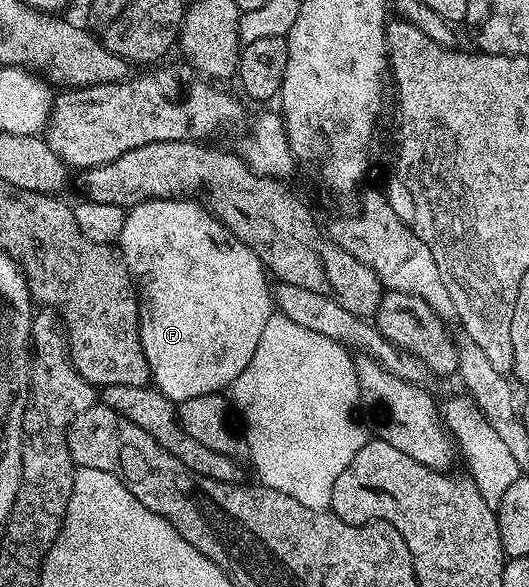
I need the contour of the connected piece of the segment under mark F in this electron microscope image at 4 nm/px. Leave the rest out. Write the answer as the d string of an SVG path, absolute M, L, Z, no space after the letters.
M172 198L169 200L146 200L135 205L128 211L125 218L125 230L121 230L121 238L117 245L118 251L127 264L127 269L132 274L134 283L137 285L138 295L143 299L139 336L143 352L146 354L147 364L151 367L154 387L176 402L197 398L201 394L219 392L226 384L227 387L234 385L241 370L245 370L245 366L249 366L249 358L253 358L253 350L257 350L257 342L261 342L261 330L265 330L265 322L269 322L269 318L273 315L273 292L269 284L267 288L269 276L265 271L263 261L248 244L241 242L216 216L211 215L202 203L199 205L194 204L195 202L191 198Z

